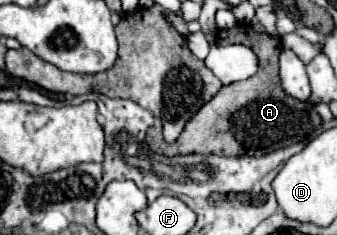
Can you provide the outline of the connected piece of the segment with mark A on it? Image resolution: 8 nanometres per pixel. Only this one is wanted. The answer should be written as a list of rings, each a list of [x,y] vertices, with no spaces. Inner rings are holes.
[[[237,23],[233,29],[219,31],[217,43],[219,45],[239,43],[239,45],[251,47],[251,51],[259,59],[259,69],[253,77],[245,81],[237,81],[221,87],[221,91],[191,117],[181,137],[167,147],[165,155],[217,153],[227,157],[237,157],[237,155],[261,157],[279,147],[307,141],[313,135],[313,131],[321,125],[321,117],[315,113],[311,105],[289,97],[281,89],[279,73],[277,73],[281,43],[267,33],[257,33],[249,23]]]

